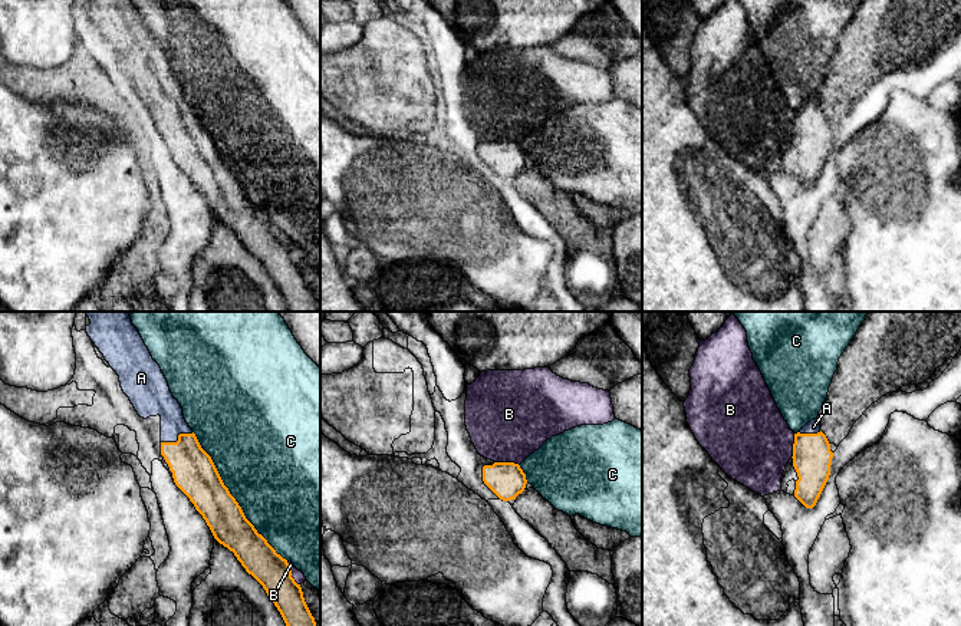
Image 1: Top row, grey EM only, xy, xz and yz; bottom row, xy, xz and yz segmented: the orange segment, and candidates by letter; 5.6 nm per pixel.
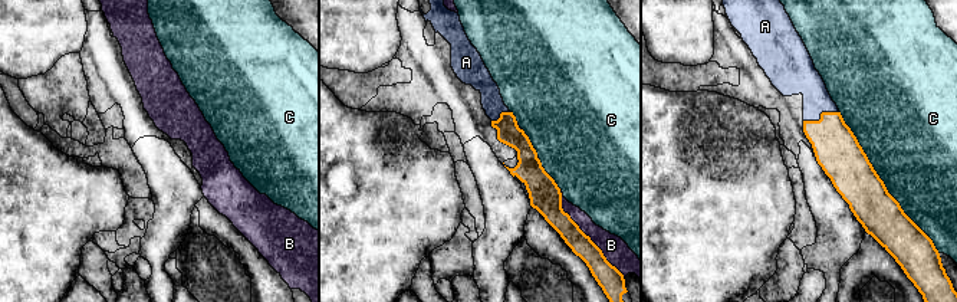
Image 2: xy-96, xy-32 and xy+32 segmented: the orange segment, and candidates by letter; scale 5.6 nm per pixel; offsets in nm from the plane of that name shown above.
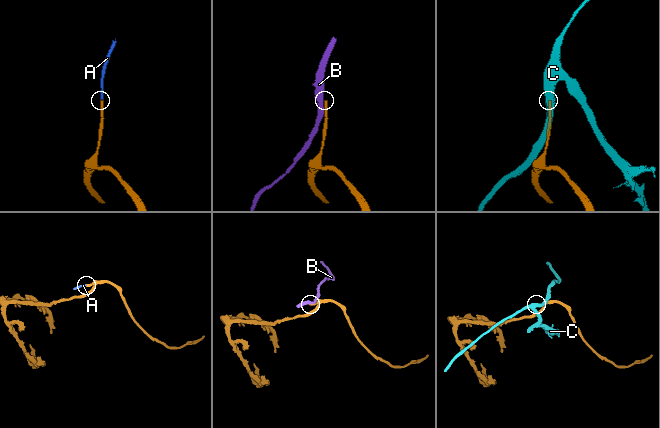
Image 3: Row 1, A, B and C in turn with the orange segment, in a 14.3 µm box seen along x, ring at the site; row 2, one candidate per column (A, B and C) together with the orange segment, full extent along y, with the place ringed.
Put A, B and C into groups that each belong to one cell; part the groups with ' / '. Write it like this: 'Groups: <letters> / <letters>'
Groups: A / B / C

